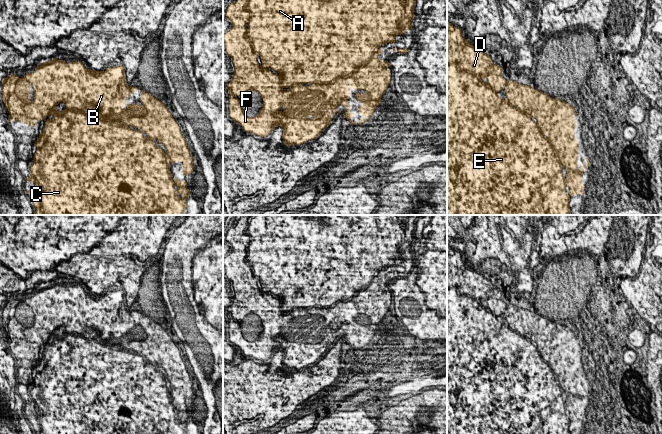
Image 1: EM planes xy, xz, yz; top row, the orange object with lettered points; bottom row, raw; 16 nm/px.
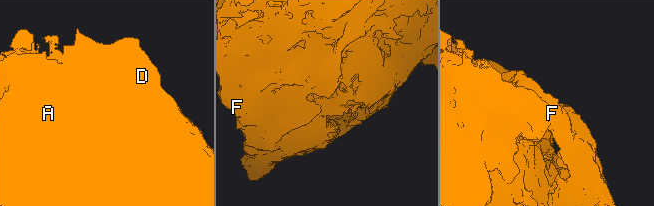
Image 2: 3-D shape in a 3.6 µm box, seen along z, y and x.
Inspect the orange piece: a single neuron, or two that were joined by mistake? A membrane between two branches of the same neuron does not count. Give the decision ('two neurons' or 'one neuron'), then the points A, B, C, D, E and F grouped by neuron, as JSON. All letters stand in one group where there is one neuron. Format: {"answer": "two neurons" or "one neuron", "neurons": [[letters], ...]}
{"answer": "one neuron", "neurons": [["A", "B", "C", "D", "E", "F"]]}

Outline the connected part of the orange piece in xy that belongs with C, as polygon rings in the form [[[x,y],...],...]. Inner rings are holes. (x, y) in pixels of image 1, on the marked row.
[[[56,58],[51,61],[44,62],[38,65],[34,72],[26,74],[24,77],[19,78],[15,74],[9,75],[2,80],[2,100],[5,108],[9,111],[11,118],[9,119],[10,125],[13,120],[20,120],[22,123],[30,126],[35,126],[37,120],[45,120],[45,127],[43,132],[39,134],[37,141],[34,145],[37,147],[36,153],[33,156],[33,164],[31,166],[31,174],[25,178],[35,184],[31,191],[25,191],[25,194],[36,192],[39,195],[38,201],[33,202],[36,209],[35,214],[40,215],[183,215],[188,203],[186,202],[190,191],[187,188],[186,181],[179,179],[172,180],[169,163],[174,165],[175,162],[183,162],[183,175],[186,176],[193,172],[193,158],[187,147],[185,139],[180,131],[178,123],[175,121],[166,106],[158,99],[154,98],[150,93],[142,90],[142,98],[140,99],[141,105],[126,104],[126,98],[137,91],[138,87],[130,87],[127,85],[124,74],[124,66],[119,65],[115,67],[108,67],[105,71],[95,71],[84,67],[80,61],[65,63],[65,60],[57,60]],[[64,102],[66,108],[59,112],[56,106]],[[156,139],[162,143],[167,154],[156,145],[153,141]]]

